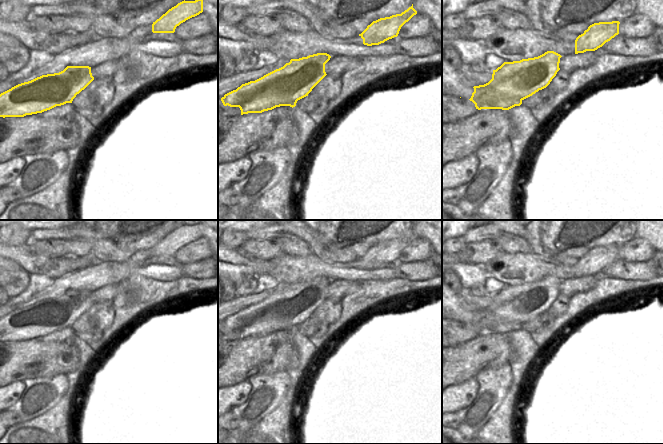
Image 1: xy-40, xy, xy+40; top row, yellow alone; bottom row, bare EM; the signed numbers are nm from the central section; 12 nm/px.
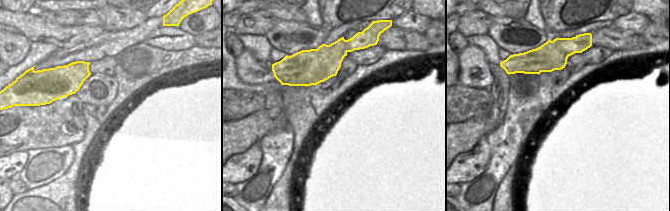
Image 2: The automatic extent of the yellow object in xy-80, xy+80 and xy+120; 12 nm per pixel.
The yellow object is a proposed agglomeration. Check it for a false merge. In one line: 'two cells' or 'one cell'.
two cells

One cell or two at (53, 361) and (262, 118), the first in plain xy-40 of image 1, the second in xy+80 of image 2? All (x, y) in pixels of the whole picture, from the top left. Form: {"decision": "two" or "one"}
{"decision": "one"}

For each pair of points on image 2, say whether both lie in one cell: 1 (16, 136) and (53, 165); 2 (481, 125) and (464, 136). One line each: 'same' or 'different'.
1: different
2: same

